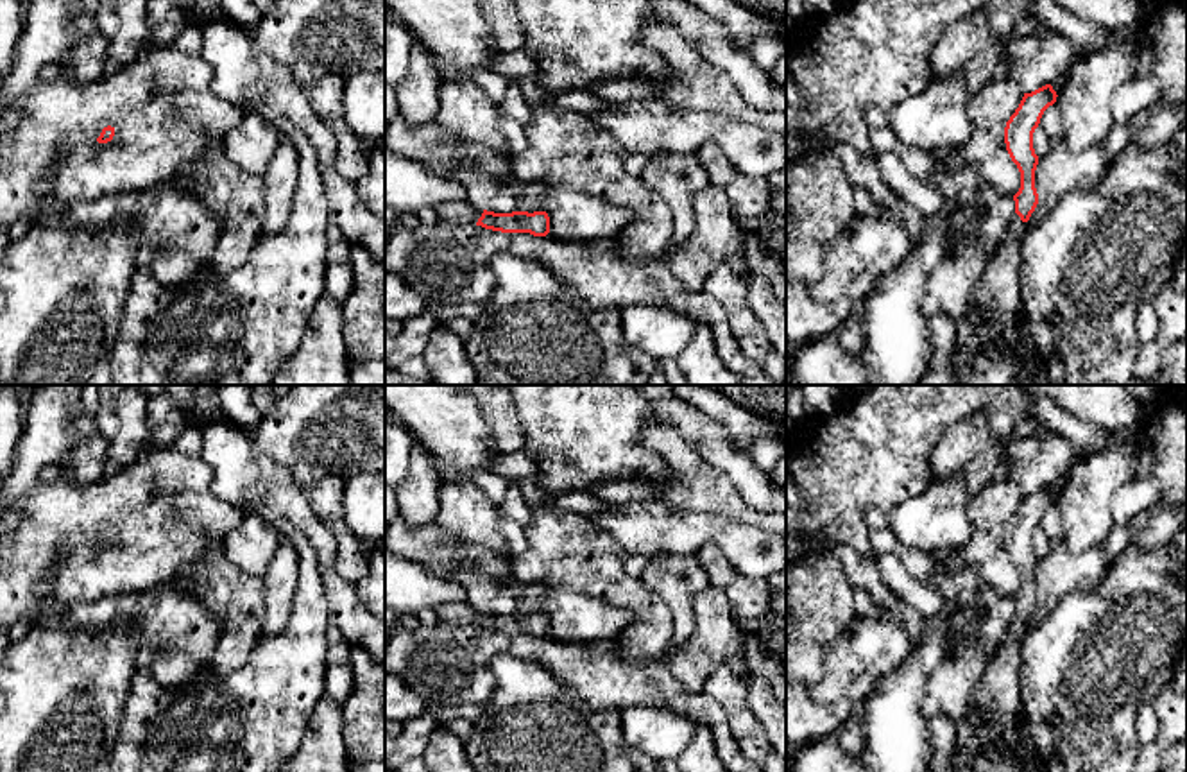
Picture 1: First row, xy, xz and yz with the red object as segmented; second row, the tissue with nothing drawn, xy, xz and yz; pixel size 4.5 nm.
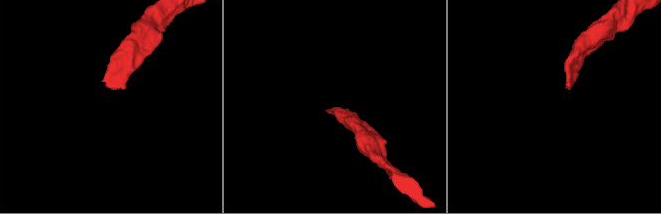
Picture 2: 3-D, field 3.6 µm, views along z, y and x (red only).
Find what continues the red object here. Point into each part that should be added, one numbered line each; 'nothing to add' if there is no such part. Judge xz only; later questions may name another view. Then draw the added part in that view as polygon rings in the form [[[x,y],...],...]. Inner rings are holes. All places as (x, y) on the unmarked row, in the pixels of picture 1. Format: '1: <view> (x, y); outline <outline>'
1: xz (462, 615); outline [[[469,602],[444,604],[437,609],[439,620],[457,627],[476,627],[483,611],[478,611]]]

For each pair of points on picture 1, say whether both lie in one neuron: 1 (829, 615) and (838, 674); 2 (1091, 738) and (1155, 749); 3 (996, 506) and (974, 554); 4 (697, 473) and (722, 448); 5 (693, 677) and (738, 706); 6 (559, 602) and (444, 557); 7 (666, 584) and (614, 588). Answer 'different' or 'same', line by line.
1: different
2: different
3: same
4: different
5: different
6: same
7: different

